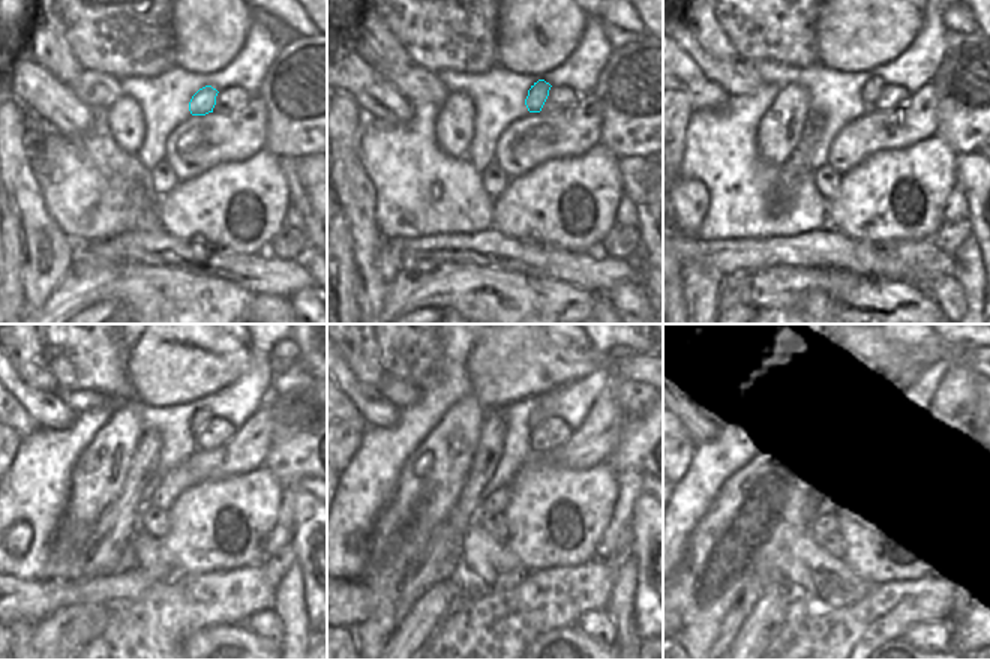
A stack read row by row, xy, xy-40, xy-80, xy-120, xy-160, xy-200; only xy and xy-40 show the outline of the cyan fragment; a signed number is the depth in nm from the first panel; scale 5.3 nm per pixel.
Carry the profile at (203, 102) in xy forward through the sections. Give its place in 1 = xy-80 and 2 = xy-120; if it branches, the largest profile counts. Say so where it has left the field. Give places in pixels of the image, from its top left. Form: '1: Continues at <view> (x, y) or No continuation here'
1: Continues at xy-80 (872, 89)
2: Continues at xy-120 (200, 420)

